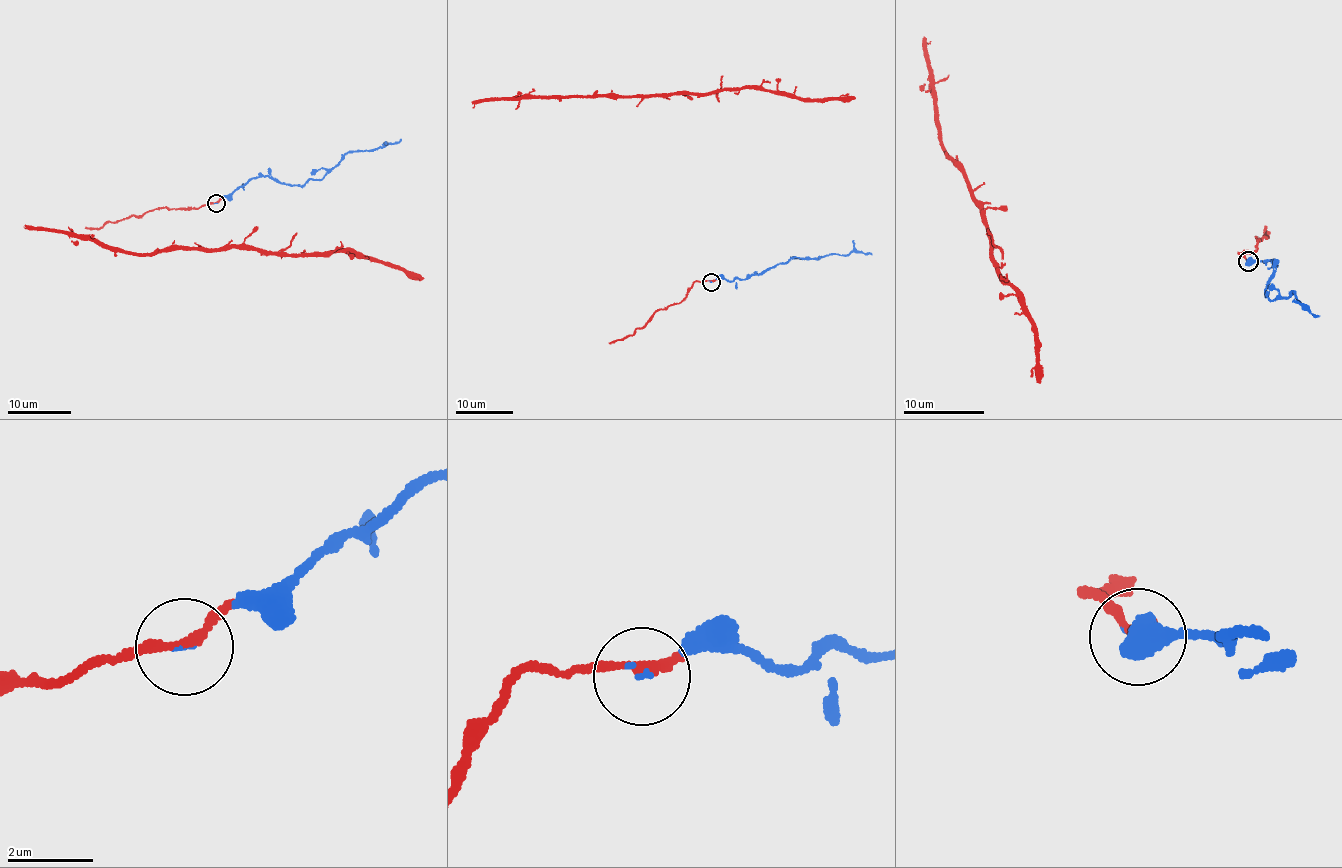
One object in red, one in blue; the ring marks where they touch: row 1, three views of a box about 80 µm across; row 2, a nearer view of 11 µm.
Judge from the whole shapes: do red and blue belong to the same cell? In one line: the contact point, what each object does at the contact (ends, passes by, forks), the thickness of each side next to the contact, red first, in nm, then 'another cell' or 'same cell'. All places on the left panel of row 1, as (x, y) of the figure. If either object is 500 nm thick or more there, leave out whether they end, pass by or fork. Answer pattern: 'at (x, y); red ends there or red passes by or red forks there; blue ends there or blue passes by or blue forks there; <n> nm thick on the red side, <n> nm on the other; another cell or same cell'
at (216, 203); red passes by; blue ends there; 200 nm thick on the red side, 70 nm on the other; same cell

